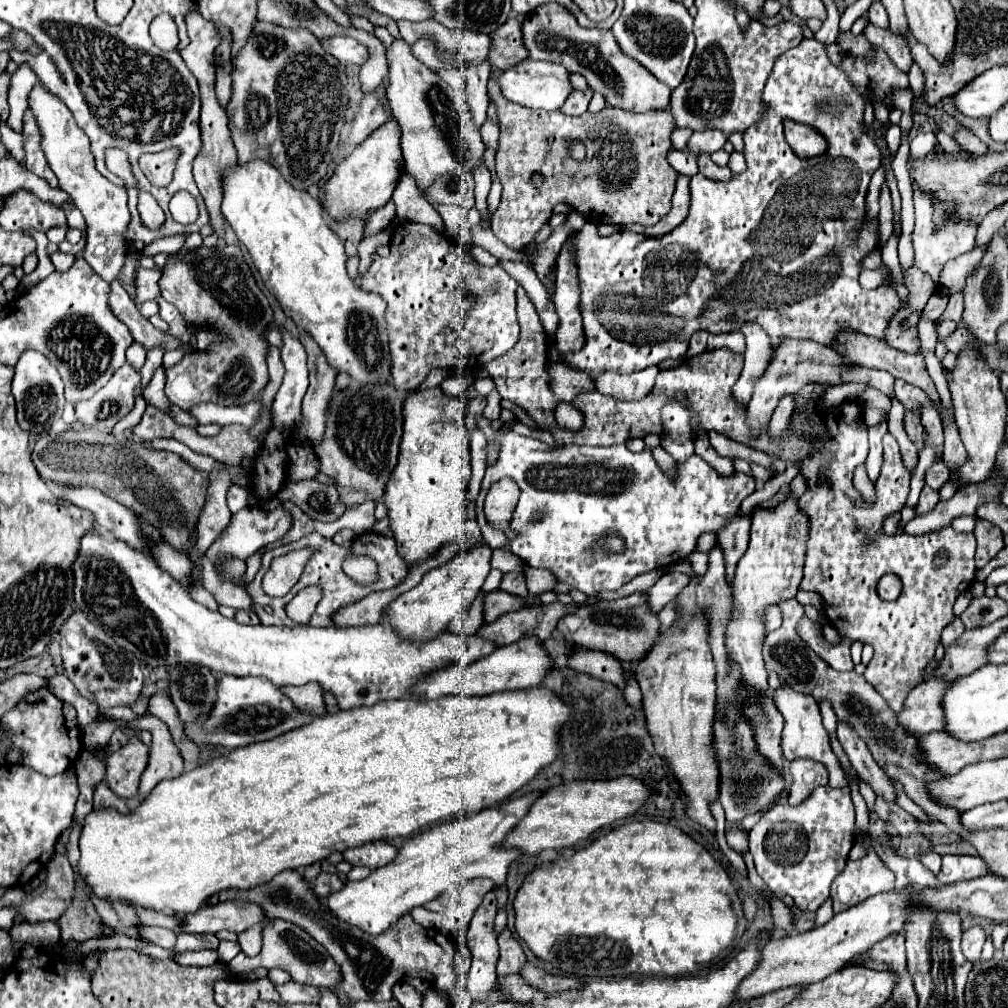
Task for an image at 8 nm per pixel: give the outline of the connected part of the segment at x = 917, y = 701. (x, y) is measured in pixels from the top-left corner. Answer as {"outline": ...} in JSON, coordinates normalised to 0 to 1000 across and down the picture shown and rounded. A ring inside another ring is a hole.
{"outline":[[[922,674],[916,676],[908,682],[908,686],[904,686],[896,697],[896,703],[890,707],[890,717],[906,731],[914,731],[920,729],[924,725],[934,725],[936,721],[936,705],[932,705],[932,689],[936,689],[936,682],[939,682],[939,678],[936,678],[936,674]]]}

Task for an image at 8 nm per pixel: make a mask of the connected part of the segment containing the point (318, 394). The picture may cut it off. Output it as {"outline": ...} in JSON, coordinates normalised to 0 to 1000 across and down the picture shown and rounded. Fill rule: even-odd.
{"outline":[[[301,330],[297,336],[307,352],[305,362],[307,362],[307,378],[309,378],[299,402],[301,418],[297,424],[297,434],[305,434],[307,439],[314,439],[316,436],[320,436],[322,406],[328,396],[334,366],[324,360],[318,344],[311,338],[311,334]]]}

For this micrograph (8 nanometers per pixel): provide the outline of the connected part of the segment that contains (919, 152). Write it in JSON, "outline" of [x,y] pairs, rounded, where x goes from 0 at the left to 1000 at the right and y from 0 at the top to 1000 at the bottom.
{"outline":[[[926,131],[914,132],[905,138],[903,142],[902,158],[917,156],[931,144],[929,134]]]}

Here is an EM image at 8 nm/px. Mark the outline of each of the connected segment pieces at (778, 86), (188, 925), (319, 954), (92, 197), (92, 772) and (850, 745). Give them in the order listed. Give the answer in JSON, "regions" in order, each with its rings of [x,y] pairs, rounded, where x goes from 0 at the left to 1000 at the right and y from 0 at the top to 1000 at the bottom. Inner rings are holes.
{"regions":[[[[797,39],[791,47],[787,47],[785,51],[777,53],[769,66],[767,66],[767,72],[763,74],[761,78],[761,84],[759,84],[759,90],[757,90],[757,118],[753,118],[751,122],[747,122],[739,132],[737,132],[737,138],[739,138],[739,160],[741,160],[741,168],[737,172],[727,172],[723,180],[707,180],[707,178],[701,178],[697,174],[689,174],[684,182],[684,188],[686,188],[686,203],[684,203],[684,213],[682,217],[672,225],[668,227],[666,231],[658,233],[658,235],[634,235],[632,231],[626,231],[622,227],[616,227],[616,229],[610,229],[608,233],[604,235],[596,235],[592,231],[592,223],[582,219],[578,223],[576,229],[572,229],[572,235],[570,235],[570,243],[572,243],[572,269],[574,269],[574,281],[578,285],[578,293],[576,293],[576,314],[578,314],[578,324],[580,324],[580,334],[582,334],[582,340],[580,340],[580,346],[576,346],[574,350],[563,350],[561,352],[561,358],[572,366],[572,368],[578,368],[582,372],[586,370],[598,370],[598,368],[612,368],[612,370],[628,370],[628,368],[636,368],[644,362],[652,362],[660,356],[676,356],[682,348],[682,340],[686,336],[688,330],[691,328],[701,328],[703,324],[703,318],[715,318],[715,316],[721,316],[721,314],[731,314],[735,318],[753,318],[753,322],[757,324],[757,328],[763,332],[765,336],[765,344],[767,344],[767,350],[765,350],[765,356],[769,354],[769,348],[771,344],[777,340],[777,336],[803,336],[803,338],[811,338],[814,342],[820,342],[820,344],[828,344],[830,340],[830,332],[836,330],[836,328],[842,328],[842,330],[856,330],[856,332],[862,332],[862,334],[868,334],[868,336],[876,336],[878,338],[878,326],[882,324],[884,320],[884,314],[896,305],[894,297],[890,295],[890,291],[884,287],[884,285],[870,285],[868,289],[860,289],[856,285],[852,285],[850,281],[850,275],[854,271],[854,259],[866,251],[870,247],[870,221],[868,217],[862,217],[860,215],[860,203],[858,203],[858,195],[860,195],[860,186],[862,186],[862,180],[864,180],[864,174],[866,170],[874,164],[872,160],[872,148],[868,146],[868,142],[856,132],[856,96],[860,98],[876,98],[880,102],[880,106],[884,108],[884,100],[882,100],[882,94],[888,86],[902,86],[902,78],[896,70],[892,70],[886,61],[880,57],[880,53],[876,49],[870,49],[870,57],[866,63],[858,63],[856,59],[850,59],[850,57],[844,57],[840,55],[836,59],[836,64],[834,66],[828,66],[822,57],[820,57],[820,51],[818,51],[818,45],[809,41],[809,39]],[[814,102],[844,102],[844,108],[838,108],[838,110],[832,110],[832,112],[816,112],[816,110],[811,110]],[[777,118],[785,118],[785,120],[791,120],[791,122],[799,122],[799,124],[805,124],[805,126],[811,126],[822,140],[822,148],[816,156],[807,156],[807,158],[795,158],[787,152],[787,148],[783,146],[783,142],[779,140],[779,134],[777,134]]],[[[223,894],[213,900],[201,898],[193,908],[182,912],[184,926],[215,926],[219,922],[241,926],[263,910],[263,904],[247,894]]],[[[279,912],[269,914],[265,922],[261,924],[261,941],[255,949],[231,951],[229,955],[225,955],[225,959],[231,965],[249,965],[253,959],[265,959],[265,961],[277,959],[289,967],[289,973],[295,973],[301,977],[313,977],[313,979],[326,979],[326,981],[338,977],[340,973],[336,957],[330,953],[330,949],[299,920],[287,914],[279,914]]],[[[35,84],[29,92],[29,108],[35,114],[39,132],[41,132],[41,148],[49,166],[55,170],[59,178],[59,186],[70,195],[70,199],[80,207],[86,221],[86,243],[82,249],[82,257],[90,263],[90,267],[100,273],[106,281],[112,281],[122,265],[122,229],[130,217],[126,207],[126,191],[122,186],[110,184],[96,168],[90,158],[88,138],[76,126],[72,112],[66,104],[47,90],[41,84]]],[[[80,745],[78,753],[74,755],[74,765],[76,765],[76,777],[78,777],[74,813],[80,816],[84,809],[92,805],[92,781],[104,771],[104,755],[96,753],[86,745]]],[[[830,713],[830,725],[828,727],[830,727],[830,733],[832,733],[836,745],[844,753],[844,759],[852,767],[852,771],[858,773],[870,789],[876,789],[878,795],[888,797],[886,779],[880,773],[878,765],[864,751],[864,747],[862,747],[860,739],[856,737],[856,733],[844,723],[844,719],[840,715],[834,715],[834,713]]]]}

